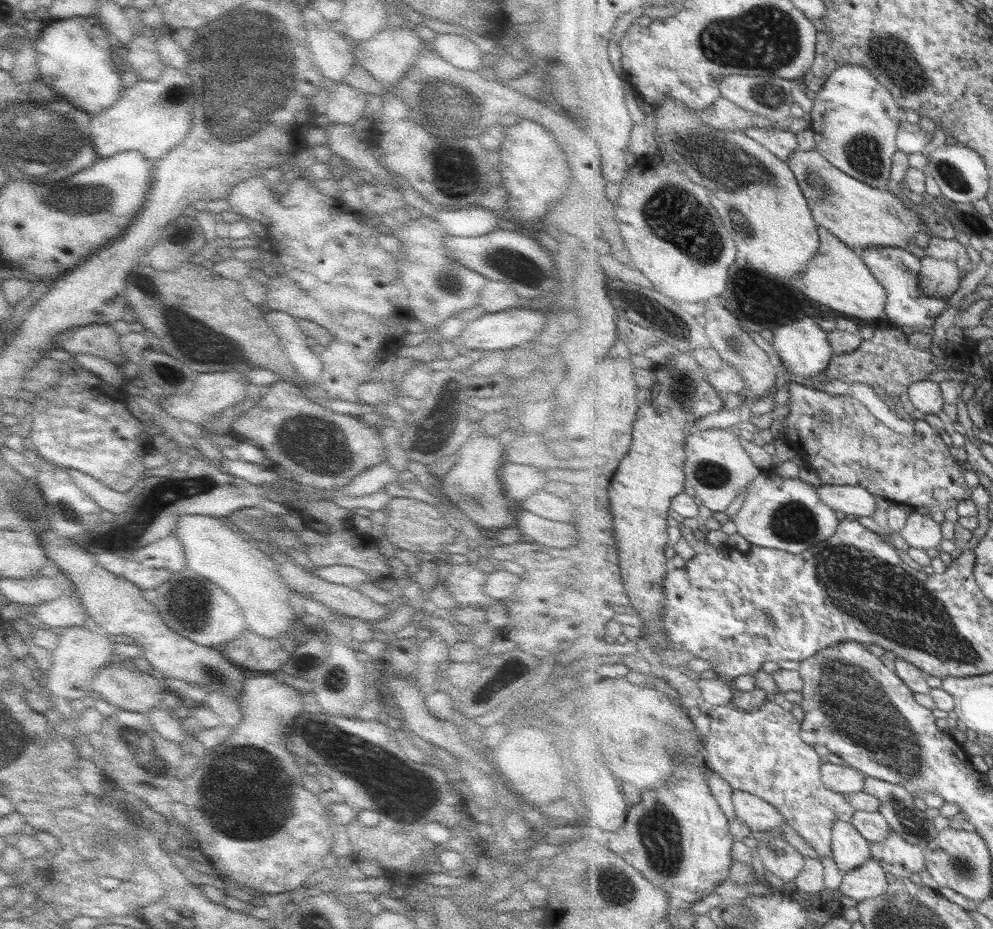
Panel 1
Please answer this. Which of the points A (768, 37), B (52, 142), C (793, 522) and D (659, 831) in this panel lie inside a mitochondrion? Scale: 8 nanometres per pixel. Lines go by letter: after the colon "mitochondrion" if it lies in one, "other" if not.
A: mitochondrion
B: mitochondrion
C: mitochondrion
D: mitochondrion

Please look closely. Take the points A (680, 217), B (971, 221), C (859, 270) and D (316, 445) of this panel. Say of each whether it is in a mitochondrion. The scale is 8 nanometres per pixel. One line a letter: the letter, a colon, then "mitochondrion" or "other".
A: mitochondrion
B: mitochondrion
C: other
D: mitochondrion

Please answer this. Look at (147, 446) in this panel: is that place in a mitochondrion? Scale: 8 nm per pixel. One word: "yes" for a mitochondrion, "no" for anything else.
no

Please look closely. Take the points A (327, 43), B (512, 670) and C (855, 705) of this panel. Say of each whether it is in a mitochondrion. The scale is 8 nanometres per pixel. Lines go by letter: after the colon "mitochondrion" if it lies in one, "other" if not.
A: other
B: other
C: mitochondrion

